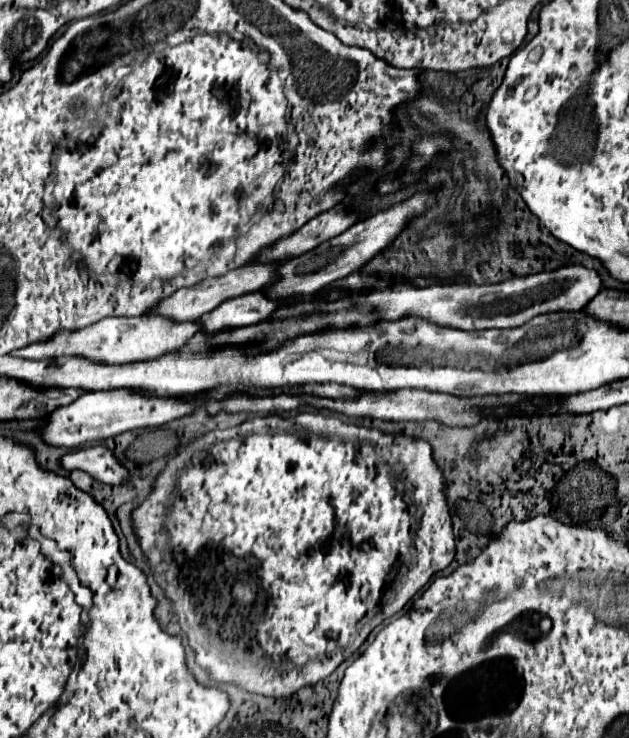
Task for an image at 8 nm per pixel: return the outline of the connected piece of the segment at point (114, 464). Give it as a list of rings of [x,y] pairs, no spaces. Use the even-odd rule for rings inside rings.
[[[92,445],[70,451],[60,459],[60,467],[66,471],[84,471],[92,479],[108,485],[120,485],[126,481],[126,469],[116,461],[114,453],[106,445]]]

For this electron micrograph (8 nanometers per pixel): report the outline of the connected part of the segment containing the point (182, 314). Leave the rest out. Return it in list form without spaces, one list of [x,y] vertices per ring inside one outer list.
[[[250,263],[250,265],[238,267],[234,271],[228,271],[222,277],[210,277],[210,279],[204,279],[192,287],[182,287],[174,295],[170,295],[168,299],[162,299],[160,307],[156,307],[156,311],[148,311],[148,315],[168,315],[168,319],[198,319],[206,311],[212,311],[214,307],[218,307],[224,299],[240,297],[244,293],[254,293],[256,289],[268,285],[270,279],[274,277],[274,273],[278,271],[278,267],[280,265],[274,265],[274,263],[272,265]]]

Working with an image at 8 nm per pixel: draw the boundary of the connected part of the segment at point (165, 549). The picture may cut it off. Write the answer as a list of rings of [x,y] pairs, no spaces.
[[[298,413],[296,417],[268,415],[254,417],[230,429],[216,429],[186,443],[172,459],[168,459],[160,477],[154,479],[150,495],[132,513],[132,527],[138,545],[148,559],[154,581],[164,589],[166,599],[172,601],[172,613],[178,615],[178,625],[188,645],[194,649],[196,663],[216,683],[232,683],[248,693],[266,697],[292,697],[302,687],[312,687],[328,677],[346,657],[354,653],[358,633],[368,625],[372,611],[372,629],[384,619],[398,613],[428,581],[446,569],[456,555],[456,537],[452,531],[452,517],[448,499],[444,495],[448,483],[432,455],[432,447],[424,439],[404,435],[388,435],[378,429],[342,423],[336,417],[316,413]]]

